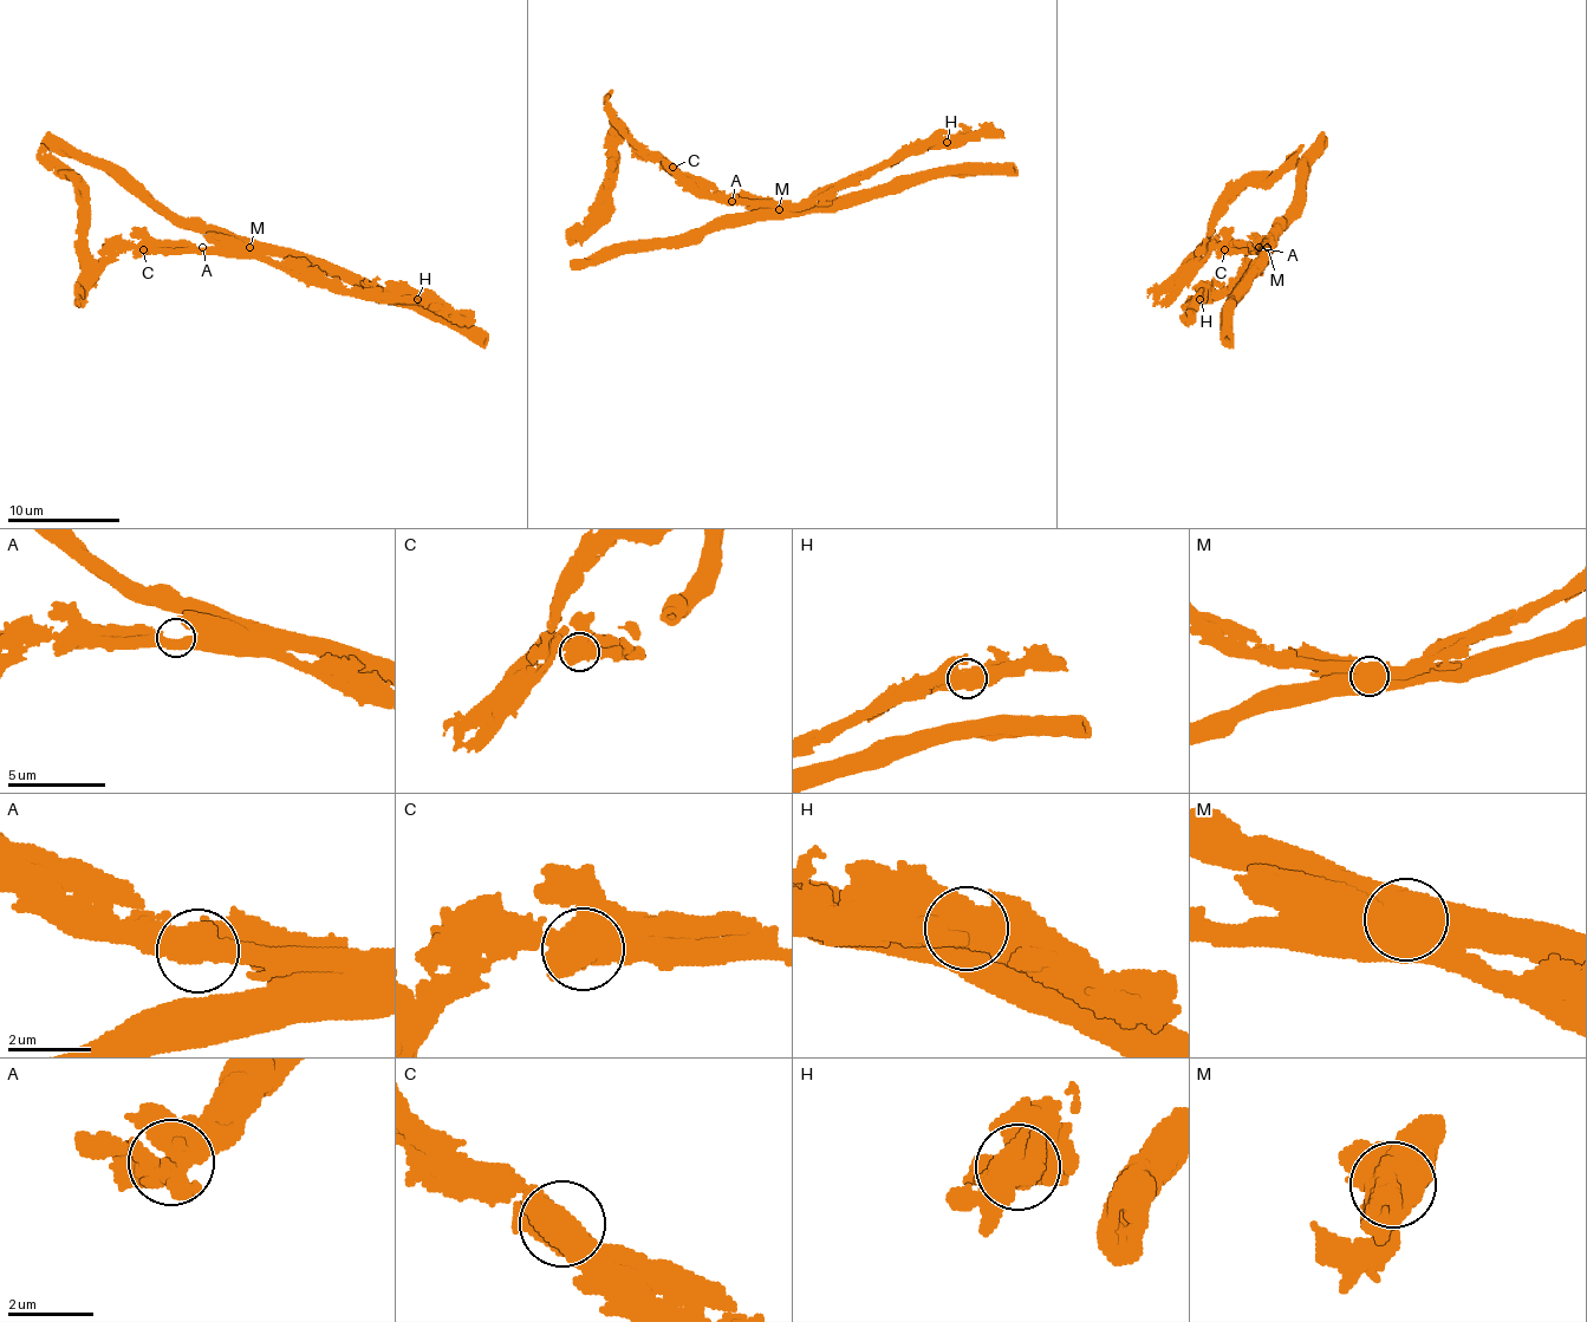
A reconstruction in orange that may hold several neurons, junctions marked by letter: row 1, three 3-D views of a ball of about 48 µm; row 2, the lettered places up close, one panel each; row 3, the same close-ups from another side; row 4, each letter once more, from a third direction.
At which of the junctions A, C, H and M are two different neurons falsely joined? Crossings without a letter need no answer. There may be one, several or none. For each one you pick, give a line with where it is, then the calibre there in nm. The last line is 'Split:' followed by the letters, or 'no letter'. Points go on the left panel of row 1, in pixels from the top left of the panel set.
M: Place: (249, 247). Thickness 900 nm
Split: M

